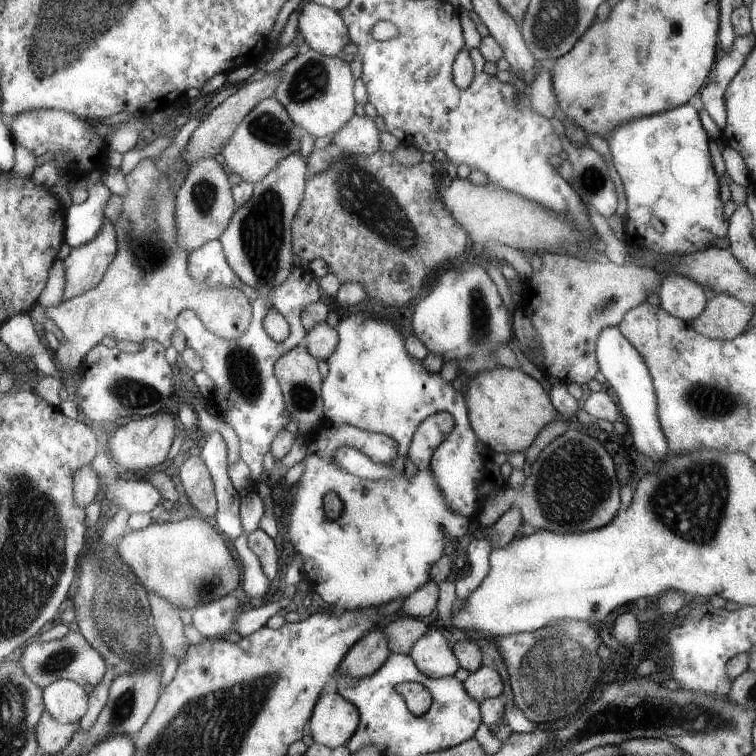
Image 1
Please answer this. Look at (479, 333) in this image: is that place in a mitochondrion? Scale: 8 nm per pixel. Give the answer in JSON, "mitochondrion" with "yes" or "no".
{"mitochondrion":"yes"}

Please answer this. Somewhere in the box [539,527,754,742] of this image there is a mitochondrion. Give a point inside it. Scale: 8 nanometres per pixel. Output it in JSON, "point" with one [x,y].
{"point":[699,720]}

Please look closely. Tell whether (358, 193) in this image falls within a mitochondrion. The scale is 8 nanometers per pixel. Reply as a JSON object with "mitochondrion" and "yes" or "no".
{"mitochondrion":"yes"}

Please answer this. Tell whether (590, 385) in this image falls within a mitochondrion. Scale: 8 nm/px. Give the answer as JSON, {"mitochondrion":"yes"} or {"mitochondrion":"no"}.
{"mitochondrion":"no"}

